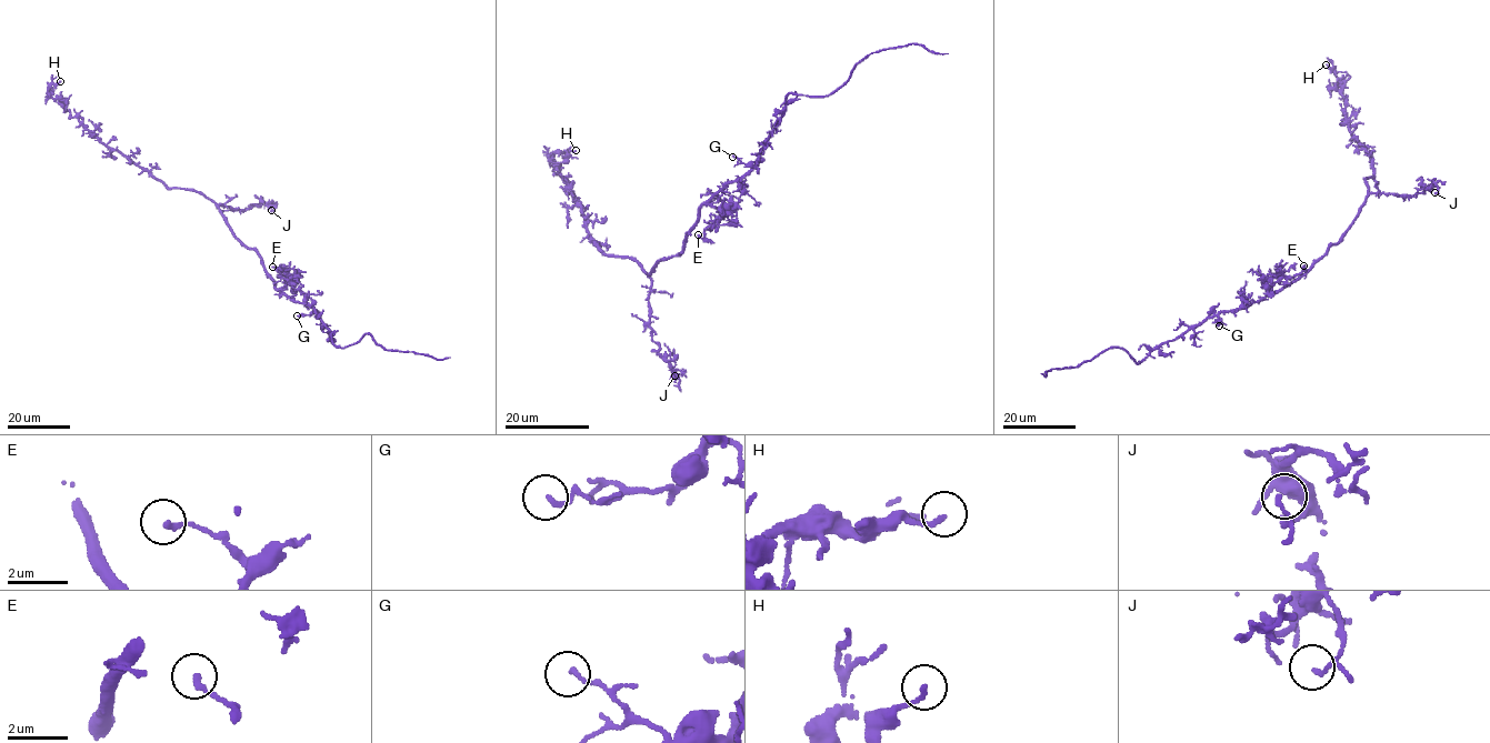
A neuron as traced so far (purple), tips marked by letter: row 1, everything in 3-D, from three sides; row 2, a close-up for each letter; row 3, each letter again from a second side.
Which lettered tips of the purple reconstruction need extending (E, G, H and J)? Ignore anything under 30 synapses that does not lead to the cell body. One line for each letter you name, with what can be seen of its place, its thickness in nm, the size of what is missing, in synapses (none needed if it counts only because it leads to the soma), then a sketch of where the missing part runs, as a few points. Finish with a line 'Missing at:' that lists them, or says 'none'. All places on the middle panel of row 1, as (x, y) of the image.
Missing at: none

